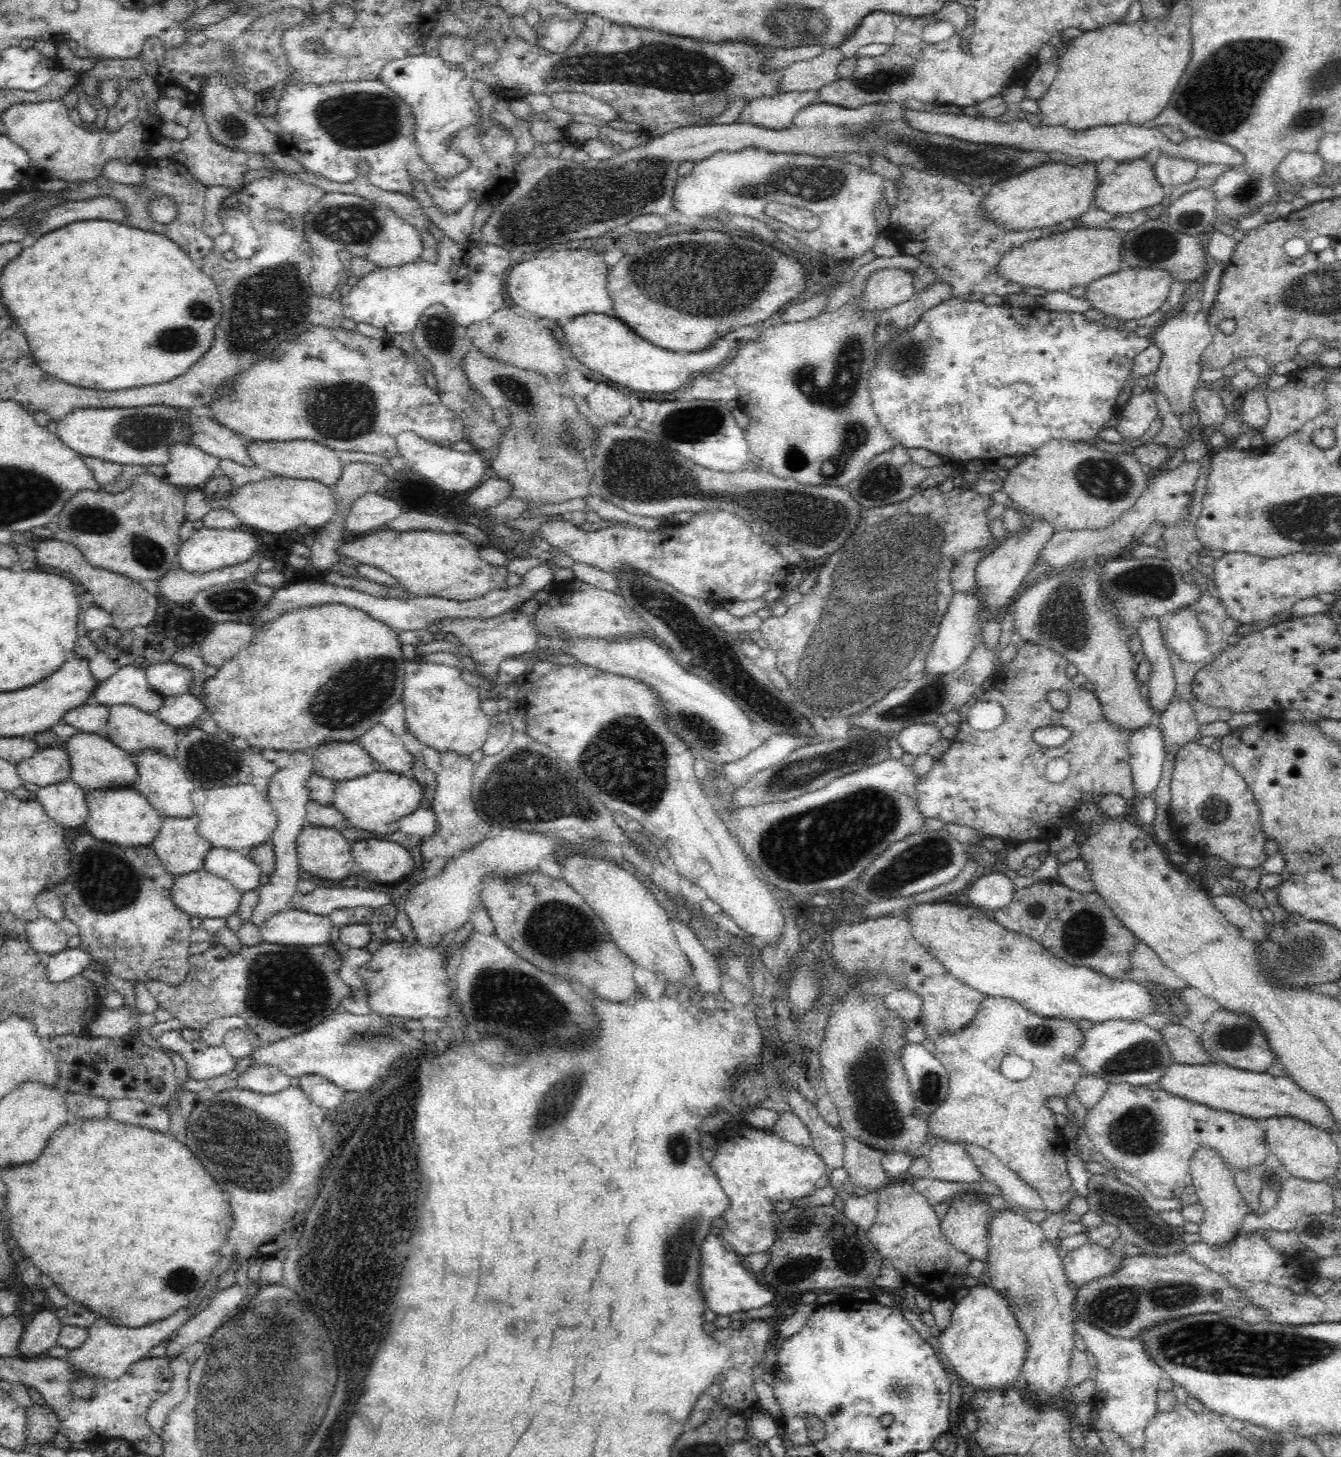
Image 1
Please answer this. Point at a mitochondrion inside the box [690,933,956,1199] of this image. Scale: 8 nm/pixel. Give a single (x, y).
(878, 1116)

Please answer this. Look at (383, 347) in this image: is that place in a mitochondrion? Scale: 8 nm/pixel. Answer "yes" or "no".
no

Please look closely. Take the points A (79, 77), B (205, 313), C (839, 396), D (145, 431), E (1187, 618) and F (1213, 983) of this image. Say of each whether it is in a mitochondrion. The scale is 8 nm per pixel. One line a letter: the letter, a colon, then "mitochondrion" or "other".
A: other
B: mitochondrion
C: mitochondrion
D: mitochondrion
E: other
F: other

